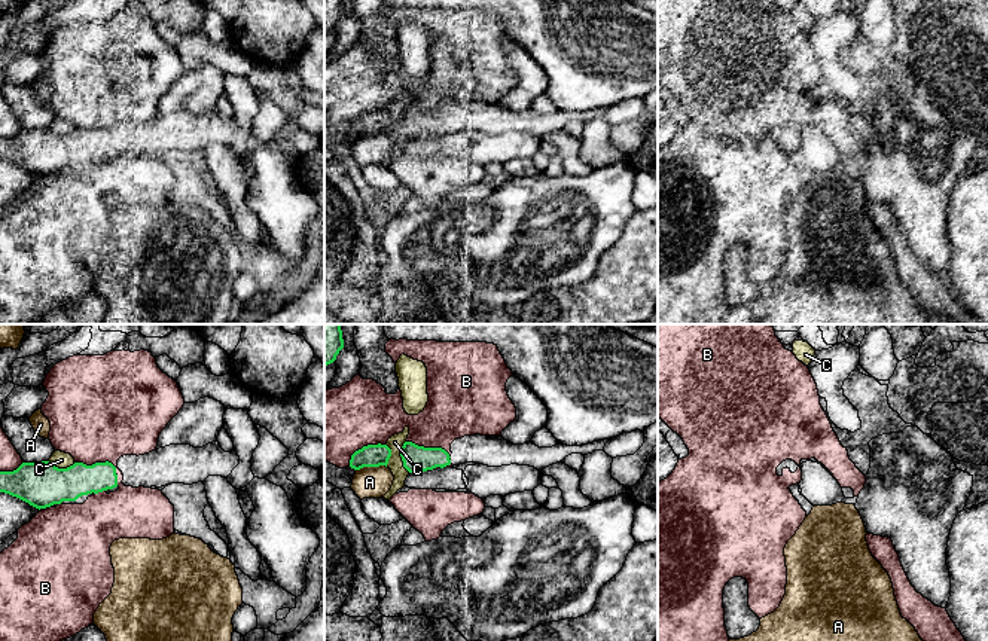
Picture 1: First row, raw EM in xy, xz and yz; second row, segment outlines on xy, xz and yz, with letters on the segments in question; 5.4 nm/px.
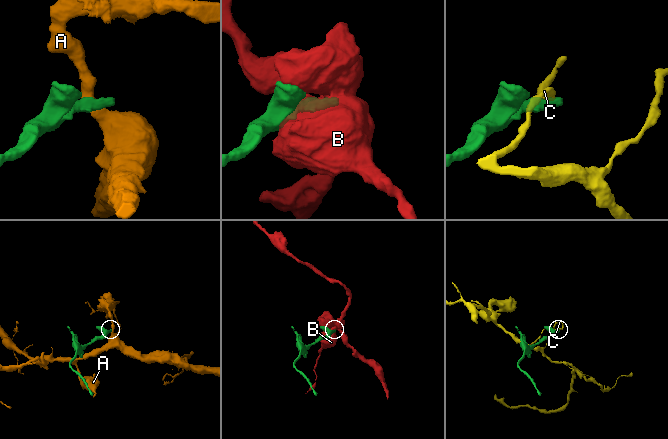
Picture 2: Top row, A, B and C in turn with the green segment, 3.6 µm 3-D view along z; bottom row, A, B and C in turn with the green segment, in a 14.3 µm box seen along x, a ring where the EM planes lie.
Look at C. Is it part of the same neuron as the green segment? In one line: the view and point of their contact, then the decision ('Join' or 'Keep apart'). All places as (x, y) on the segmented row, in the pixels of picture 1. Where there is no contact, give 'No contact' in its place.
Touches green at xz (401, 455). Keep apart

